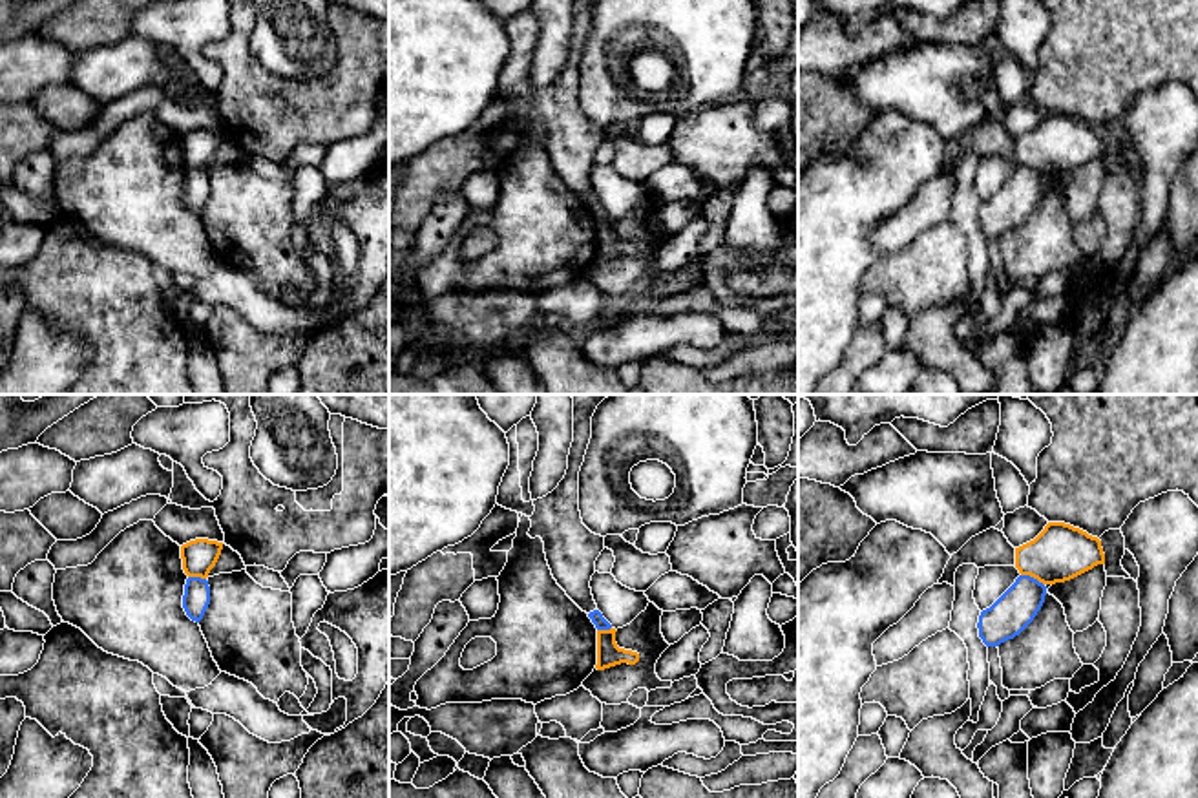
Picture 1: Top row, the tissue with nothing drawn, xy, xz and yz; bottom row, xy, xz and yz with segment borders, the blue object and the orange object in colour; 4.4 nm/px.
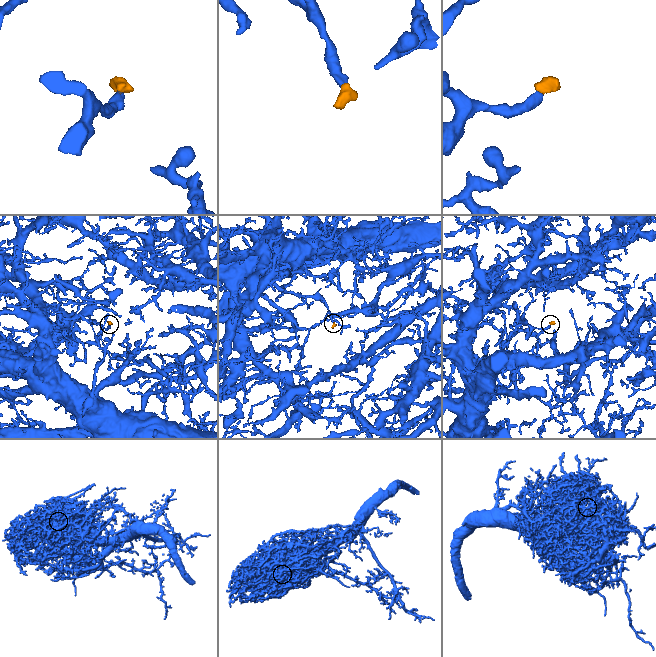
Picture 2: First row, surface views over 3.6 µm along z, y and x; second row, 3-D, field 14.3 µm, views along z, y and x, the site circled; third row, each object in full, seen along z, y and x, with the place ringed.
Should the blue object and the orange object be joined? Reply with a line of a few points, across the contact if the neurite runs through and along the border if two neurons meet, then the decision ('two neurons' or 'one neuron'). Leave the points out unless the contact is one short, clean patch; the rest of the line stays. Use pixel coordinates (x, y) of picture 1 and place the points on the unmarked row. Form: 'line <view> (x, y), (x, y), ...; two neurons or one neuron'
line yz (1021, 165), (1029, 165), (1043, 176); two neurons

